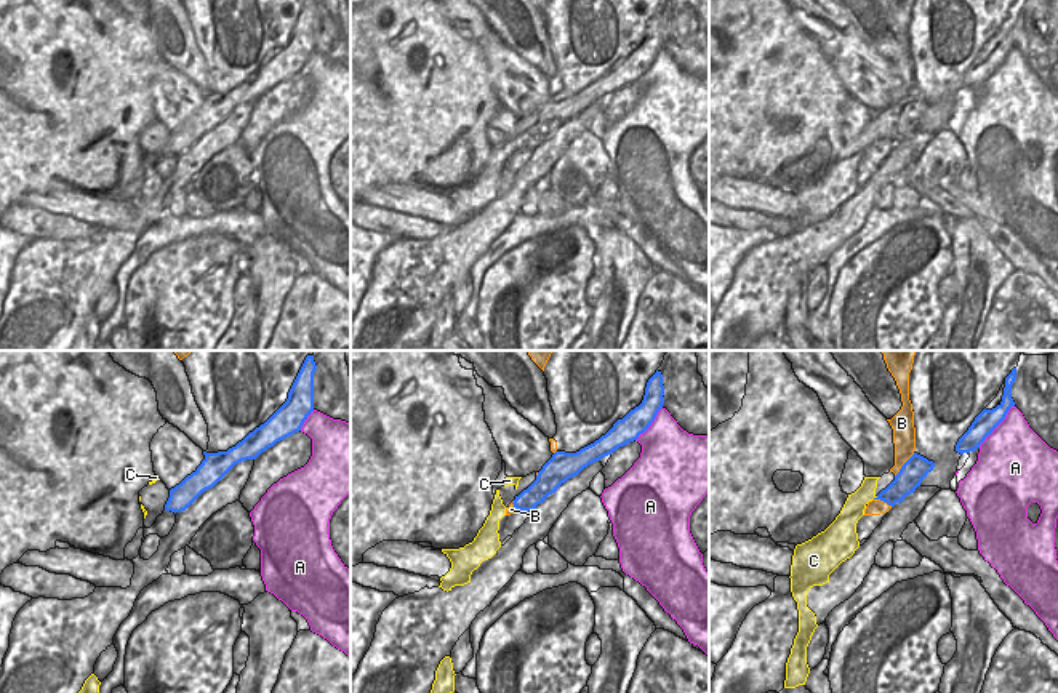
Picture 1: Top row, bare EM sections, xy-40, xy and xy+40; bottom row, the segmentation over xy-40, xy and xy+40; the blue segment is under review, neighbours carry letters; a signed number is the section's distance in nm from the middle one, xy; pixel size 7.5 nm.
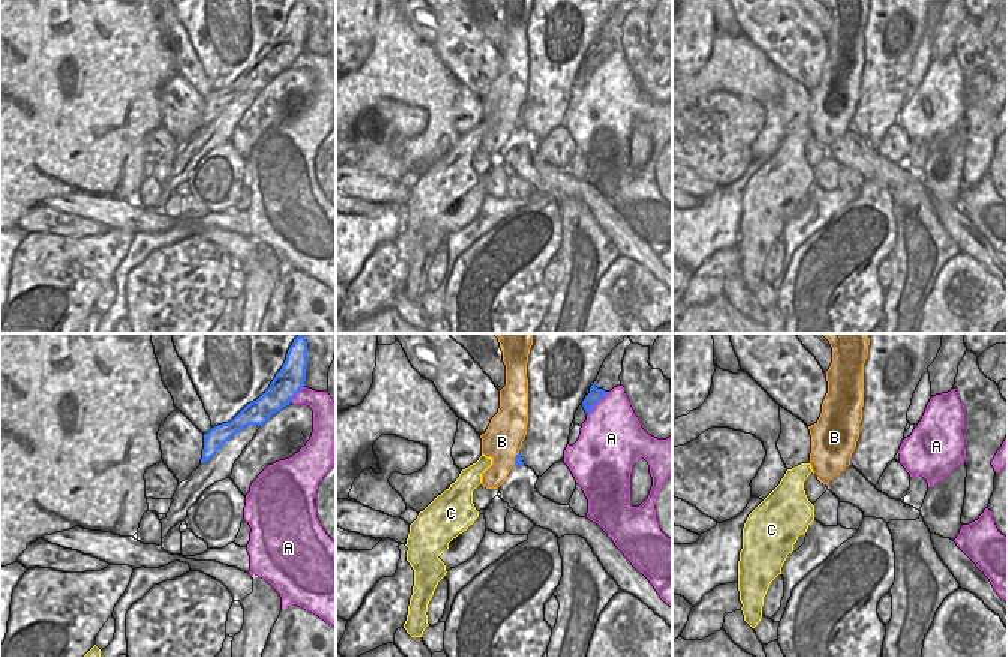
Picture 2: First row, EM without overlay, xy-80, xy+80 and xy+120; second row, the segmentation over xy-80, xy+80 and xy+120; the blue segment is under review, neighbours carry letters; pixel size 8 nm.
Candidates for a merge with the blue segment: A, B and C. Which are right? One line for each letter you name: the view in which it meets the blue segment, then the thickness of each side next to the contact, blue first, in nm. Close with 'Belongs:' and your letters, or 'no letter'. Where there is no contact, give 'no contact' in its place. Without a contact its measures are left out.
C: contact in xy+40; calibres 160 and 170 nm
Belongs: C

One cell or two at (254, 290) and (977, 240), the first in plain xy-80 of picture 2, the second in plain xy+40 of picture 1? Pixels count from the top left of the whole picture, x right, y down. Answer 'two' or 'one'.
one

